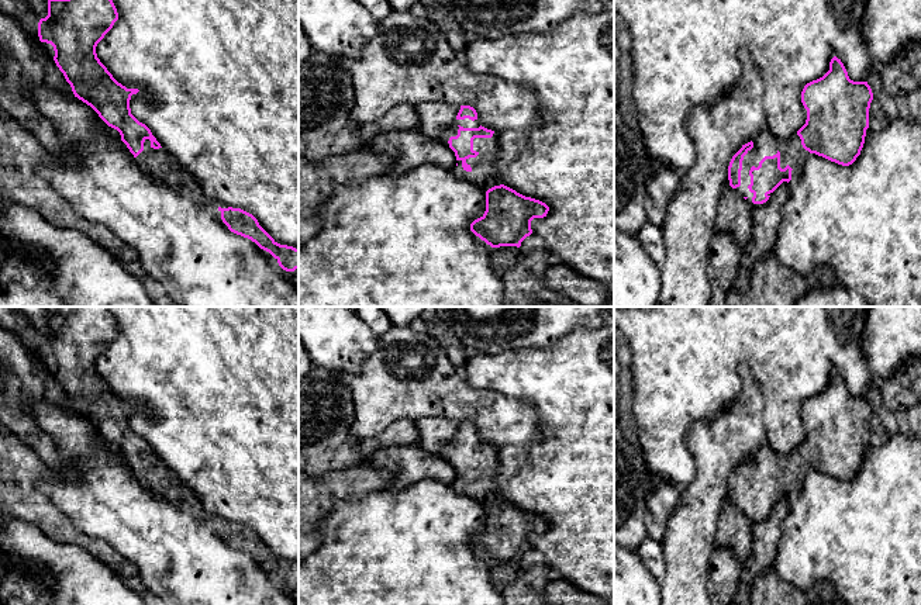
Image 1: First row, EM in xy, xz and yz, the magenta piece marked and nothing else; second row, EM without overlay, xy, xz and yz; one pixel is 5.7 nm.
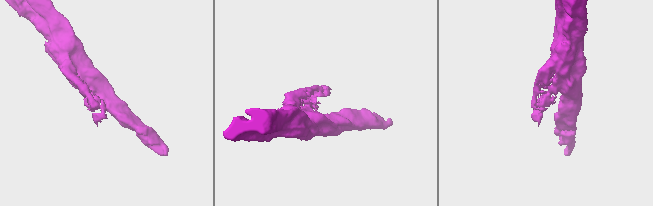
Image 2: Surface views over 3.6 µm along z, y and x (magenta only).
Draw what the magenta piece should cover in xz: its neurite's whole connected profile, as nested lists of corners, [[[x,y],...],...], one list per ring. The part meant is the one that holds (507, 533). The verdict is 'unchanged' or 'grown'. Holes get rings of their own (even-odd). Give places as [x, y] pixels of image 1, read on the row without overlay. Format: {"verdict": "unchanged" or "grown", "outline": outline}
{"verdict": "grown", "outline": [[[460,421],[456,435],[439,456],[455,467],[455,491],[486,507],[486,526],[470,539],[470,546],[491,563],[520,563],[532,549],[531,536],[546,532],[549,522],[497,499],[499,447],[482,442],[473,422]]]}

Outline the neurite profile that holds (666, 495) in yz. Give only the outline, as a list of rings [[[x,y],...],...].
[[[649,471],[652,492],[648,495],[646,529],[648,536],[662,543],[672,509],[679,504],[682,488]]]

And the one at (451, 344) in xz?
[[[425,307],[421,318],[427,324],[427,332],[442,345],[452,364],[458,369],[459,373],[462,373],[470,356],[466,346],[444,322],[438,319],[434,307]]]

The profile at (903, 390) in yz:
[[[914,357],[890,378],[882,381],[883,404],[890,411],[907,409],[921,400],[921,357]]]

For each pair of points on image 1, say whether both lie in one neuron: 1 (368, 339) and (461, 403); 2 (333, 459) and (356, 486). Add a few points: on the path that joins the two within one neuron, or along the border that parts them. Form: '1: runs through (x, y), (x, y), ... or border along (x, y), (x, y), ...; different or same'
1: border along (379, 336), (378, 346), (359, 360), (356, 372); different
2: border along (364, 463), (313, 476); different

